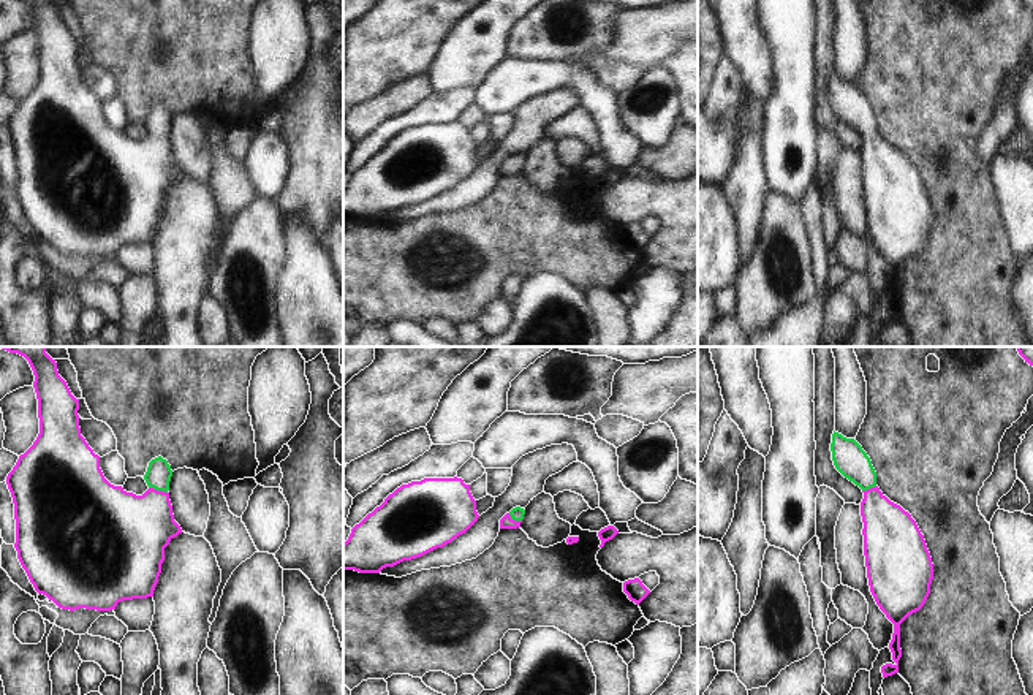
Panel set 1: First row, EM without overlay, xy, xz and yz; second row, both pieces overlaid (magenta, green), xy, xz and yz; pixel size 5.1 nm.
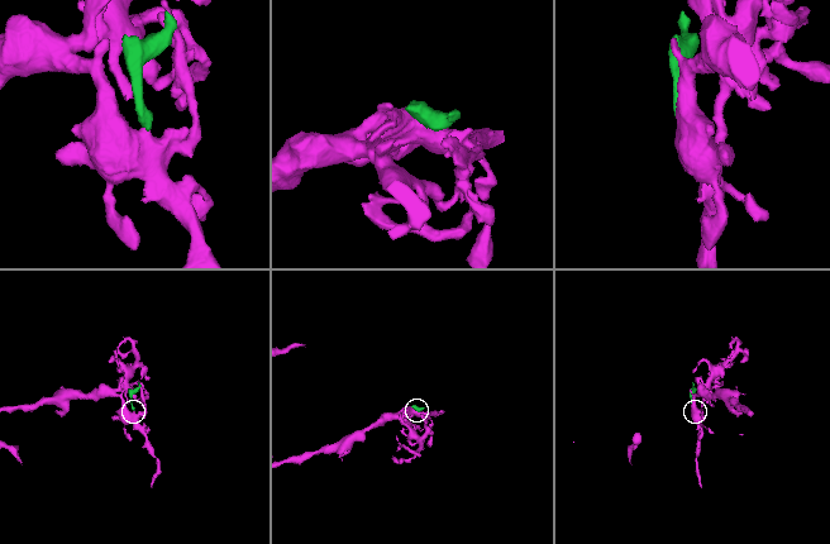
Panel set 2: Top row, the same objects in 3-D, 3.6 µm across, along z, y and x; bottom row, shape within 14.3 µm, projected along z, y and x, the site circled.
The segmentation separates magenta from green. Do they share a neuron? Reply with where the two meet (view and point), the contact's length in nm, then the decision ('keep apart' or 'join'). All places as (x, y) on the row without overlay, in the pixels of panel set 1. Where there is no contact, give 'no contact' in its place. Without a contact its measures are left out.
contact xy (158, 136); length 100 nm; join

